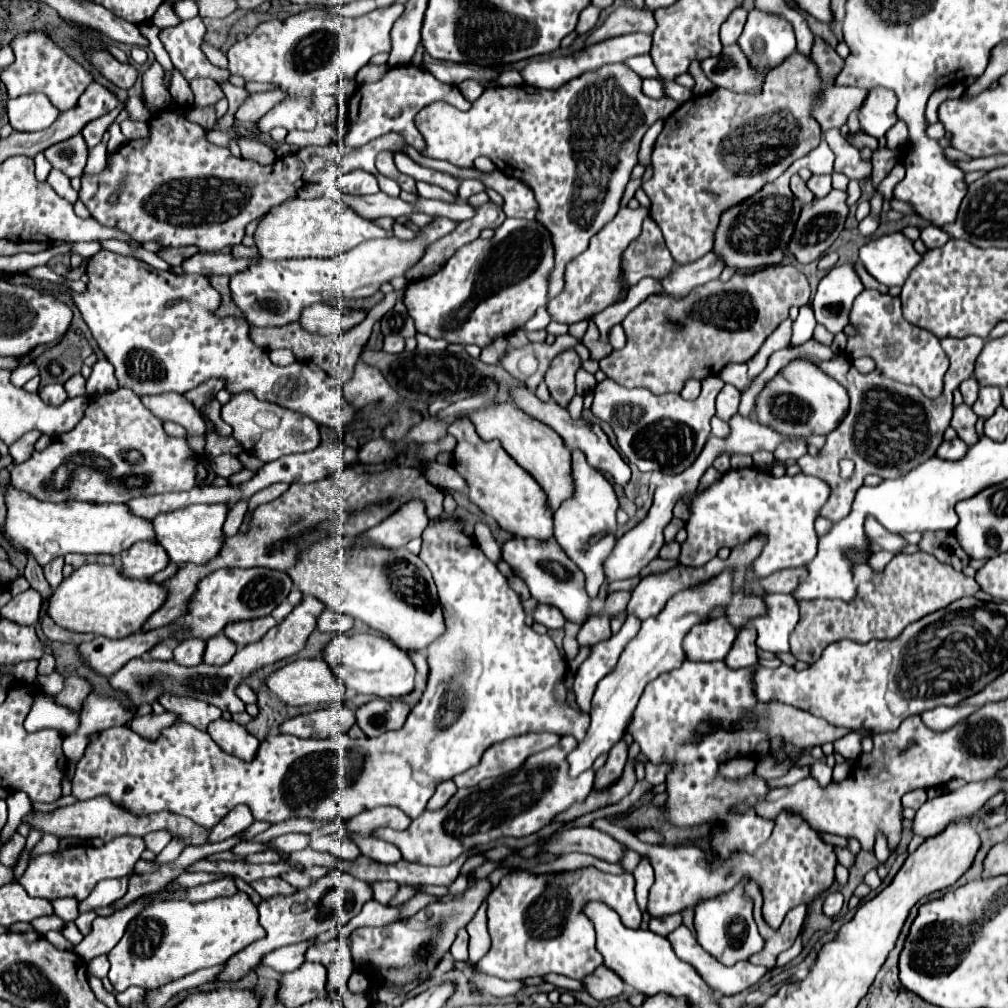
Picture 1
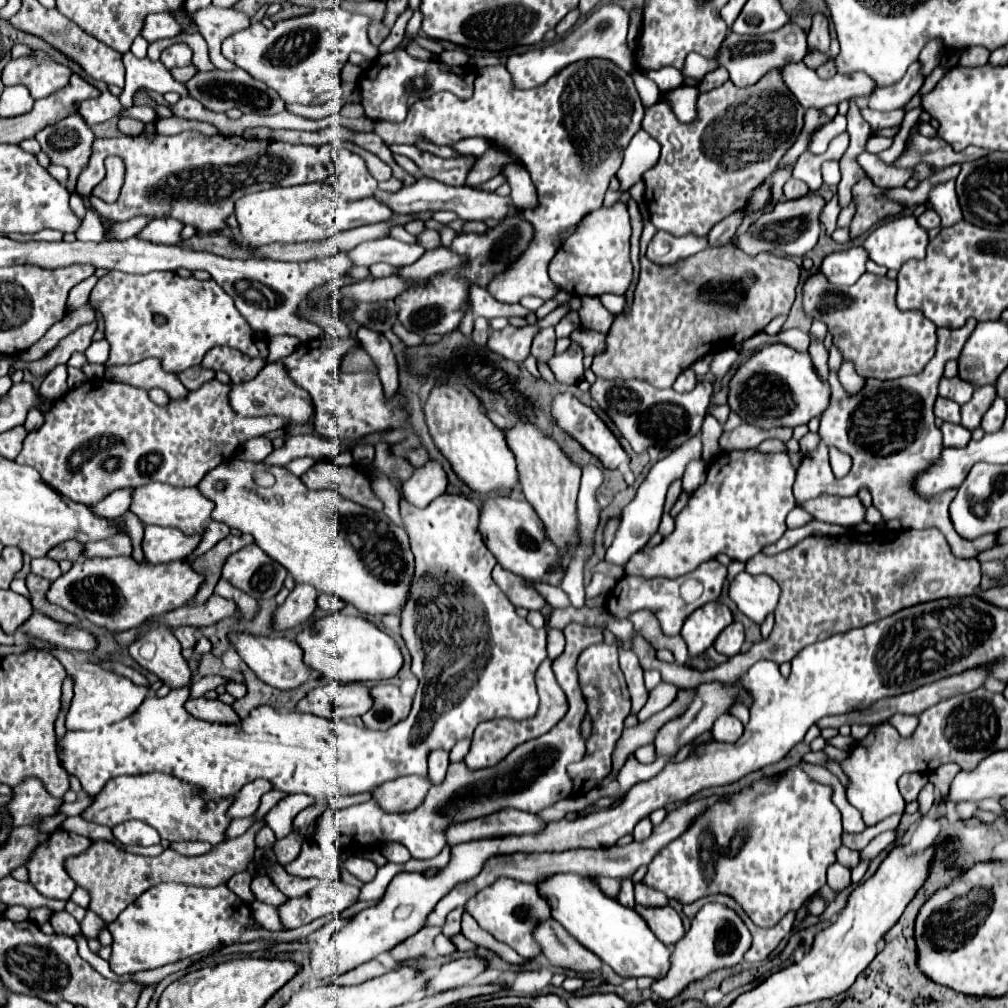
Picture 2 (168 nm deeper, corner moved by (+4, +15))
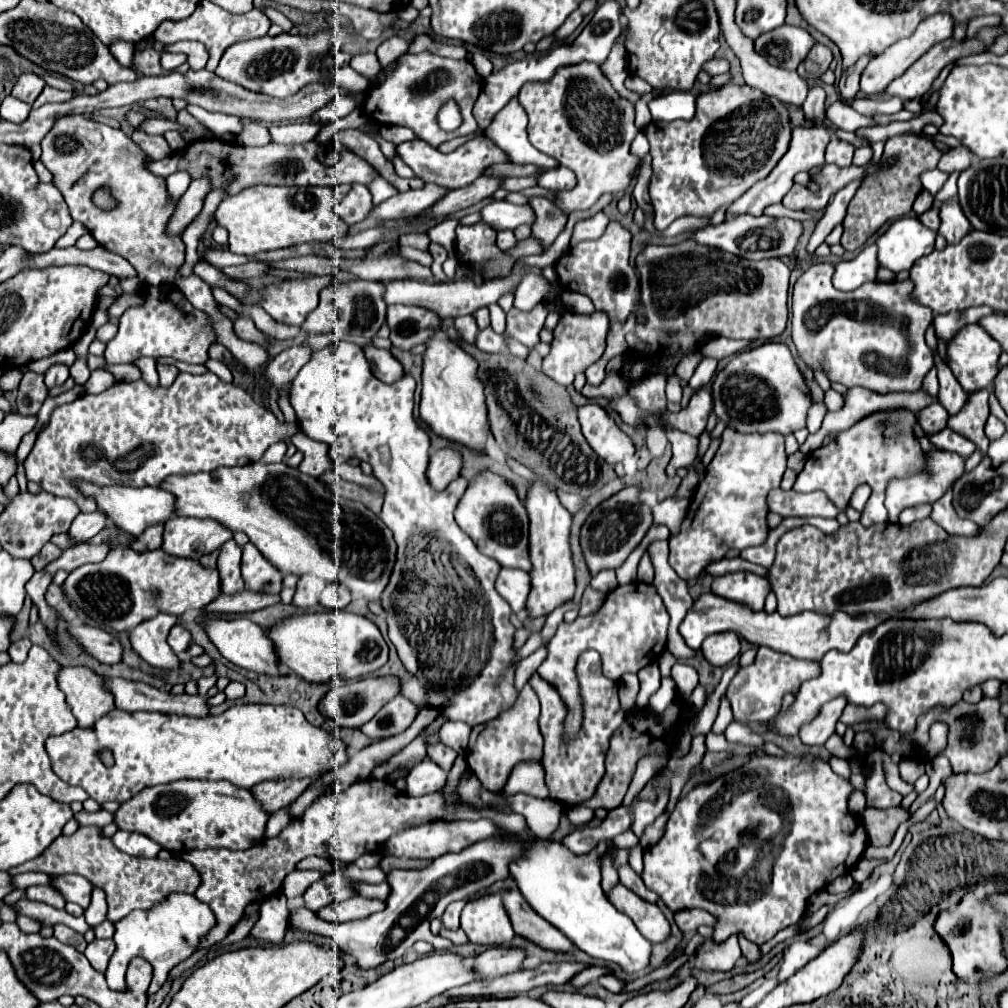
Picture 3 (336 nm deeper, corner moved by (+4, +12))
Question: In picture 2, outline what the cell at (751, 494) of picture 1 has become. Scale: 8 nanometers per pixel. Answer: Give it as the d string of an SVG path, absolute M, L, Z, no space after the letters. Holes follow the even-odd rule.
M733 450L725 452L723 456L717 456L713 466L719 466L719 474L709 474L705 484L699 486L685 508L675 518L675 530L663 538L663 542L655 548L643 548L631 560L625 564L625 574L655 578L677 578L691 570L695 570L699 564L713 560L717 554L727 554L731 560L747 562L751 556L761 552L763 546L773 544L783 536L787 530L785 516L789 510L795 508L793 498L793 482L795 482L795 470L789 462L787 454L763 454L759 450Z

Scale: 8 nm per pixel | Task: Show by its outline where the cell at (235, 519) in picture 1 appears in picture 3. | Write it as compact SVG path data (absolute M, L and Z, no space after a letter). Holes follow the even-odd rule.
M77 545L77 547L65 549L57 561L53 561L45 567L45 571L57 573L59 569L65 569L67 573L71 573L73 569L77 569L81 565L103 561L109 551L111 551L111 547L107 547L107 545Z

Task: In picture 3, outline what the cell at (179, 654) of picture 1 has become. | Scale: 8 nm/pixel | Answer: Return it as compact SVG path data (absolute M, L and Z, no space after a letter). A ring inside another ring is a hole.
M175 625L167 637L167 643L169 647L179 655L179 653L185 653L187 647L191 645L191 633L183 627L183 625Z

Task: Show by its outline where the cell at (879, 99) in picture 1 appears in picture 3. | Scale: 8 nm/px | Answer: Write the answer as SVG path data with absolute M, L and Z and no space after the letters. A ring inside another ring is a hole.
M995 27L995 29L983 29L983 31L981 31L981 41L965 41L965 39L963 39L963 41L955 41L955 39L947 39L947 41L937 43L937 45L931 47L923 57L919 57L919 59L905 71L905 75L901 75L901 77L897 77L895 81L891 81L891 85L889 85L885 91L887 91L891 97L899 97L901 101L919 99L919 97L923 97L923 95L929 91L931 83L935 81L935 77L941 73L941 69L943 69L945 65L949 65L949 63L953 63L953 61L957 61L957 59L961 59L961 57L967 57L967 55L973 55L973 53L985 51L985 47L987 47L997 35L1001 35L999 27Z

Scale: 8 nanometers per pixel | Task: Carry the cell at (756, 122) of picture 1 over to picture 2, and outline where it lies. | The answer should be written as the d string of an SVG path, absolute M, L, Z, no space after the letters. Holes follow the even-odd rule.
M779 70L767 72L753 86L739 88L727 80L723 86L699 94L697 120L691 124L679 122L665 102L649 106L645 110L643 130L661 144L659 162L643 174L643 182L647 186L645 204L649 208L653 226L673 236L685 236L689 232L695 232L697 236L709 234L713 224L735 212L735 208L741 208L751 192L773 174L783 154L795 142L795 136L799 136L799 128L803 128L803 112L805 108L779 80Z

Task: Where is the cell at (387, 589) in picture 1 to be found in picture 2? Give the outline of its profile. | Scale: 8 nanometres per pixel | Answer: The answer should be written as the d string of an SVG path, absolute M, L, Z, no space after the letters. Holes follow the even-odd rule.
M231 458L207 472L197 488L215 504L211 512L213 520L251 534L255 538L255 544L269 558L279 562L295 578L297 584L305 582L315 586L319 592L331 592L343 598L347 604L353 604L363 614L399 614L399 604L403 604L403 596L407 596L407 588L411 584L413 556L405 532L383 512L363 508L361 504L339 496L335 490L309 490L287 468L255 464L241 458ZM257 470L273 474L275 484L269 488L259 486L253 478Z

